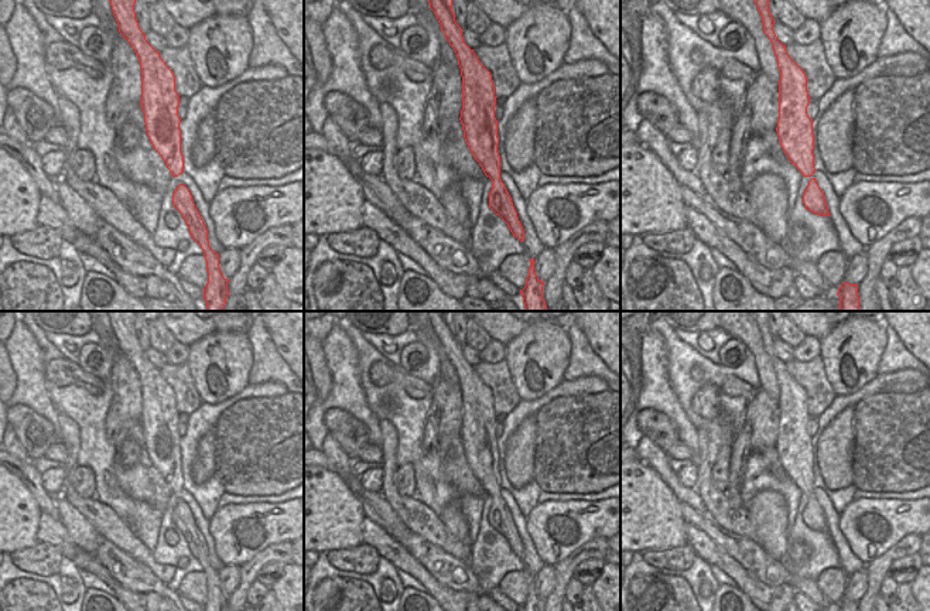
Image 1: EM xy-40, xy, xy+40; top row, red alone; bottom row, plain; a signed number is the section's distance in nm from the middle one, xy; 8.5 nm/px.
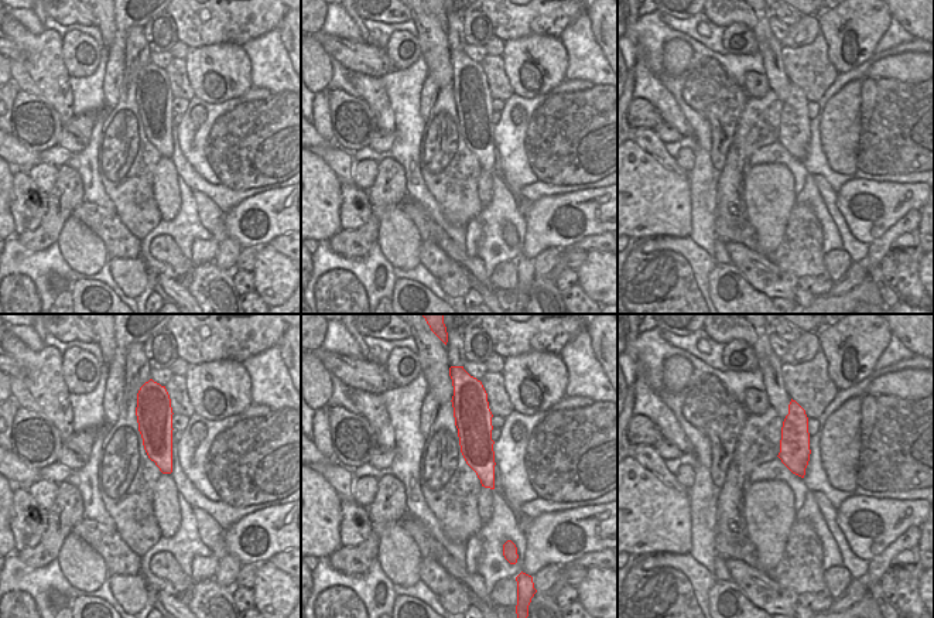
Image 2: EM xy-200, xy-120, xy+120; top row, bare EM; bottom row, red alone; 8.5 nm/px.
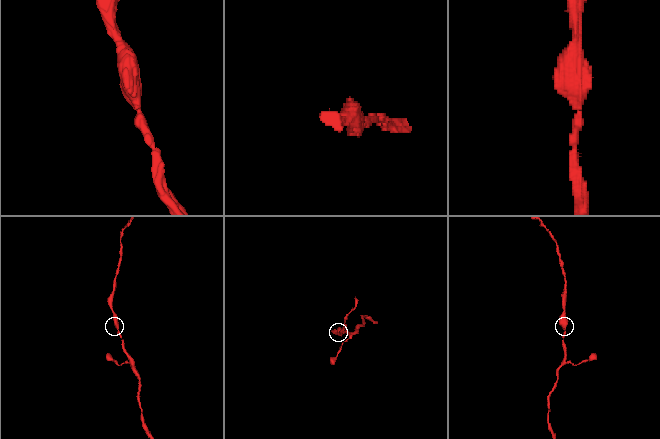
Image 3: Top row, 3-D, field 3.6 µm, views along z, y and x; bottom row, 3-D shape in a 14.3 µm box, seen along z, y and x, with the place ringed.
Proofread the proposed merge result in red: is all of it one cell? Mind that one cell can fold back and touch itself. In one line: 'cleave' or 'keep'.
keep

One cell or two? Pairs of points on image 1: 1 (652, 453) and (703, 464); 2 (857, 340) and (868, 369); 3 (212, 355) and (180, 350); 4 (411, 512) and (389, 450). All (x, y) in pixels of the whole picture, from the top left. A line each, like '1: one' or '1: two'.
1: two
2: one
3: two
4: one

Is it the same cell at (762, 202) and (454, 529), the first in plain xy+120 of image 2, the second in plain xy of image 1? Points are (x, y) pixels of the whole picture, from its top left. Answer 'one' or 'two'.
one

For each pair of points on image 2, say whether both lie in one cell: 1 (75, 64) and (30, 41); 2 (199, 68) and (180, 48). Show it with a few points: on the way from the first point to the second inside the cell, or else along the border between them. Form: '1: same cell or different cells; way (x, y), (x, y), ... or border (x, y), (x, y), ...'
1: different cells; border (61, 38), (62, 64), (69, 75)
2: different cells; border (188, 47), (184, 58)

